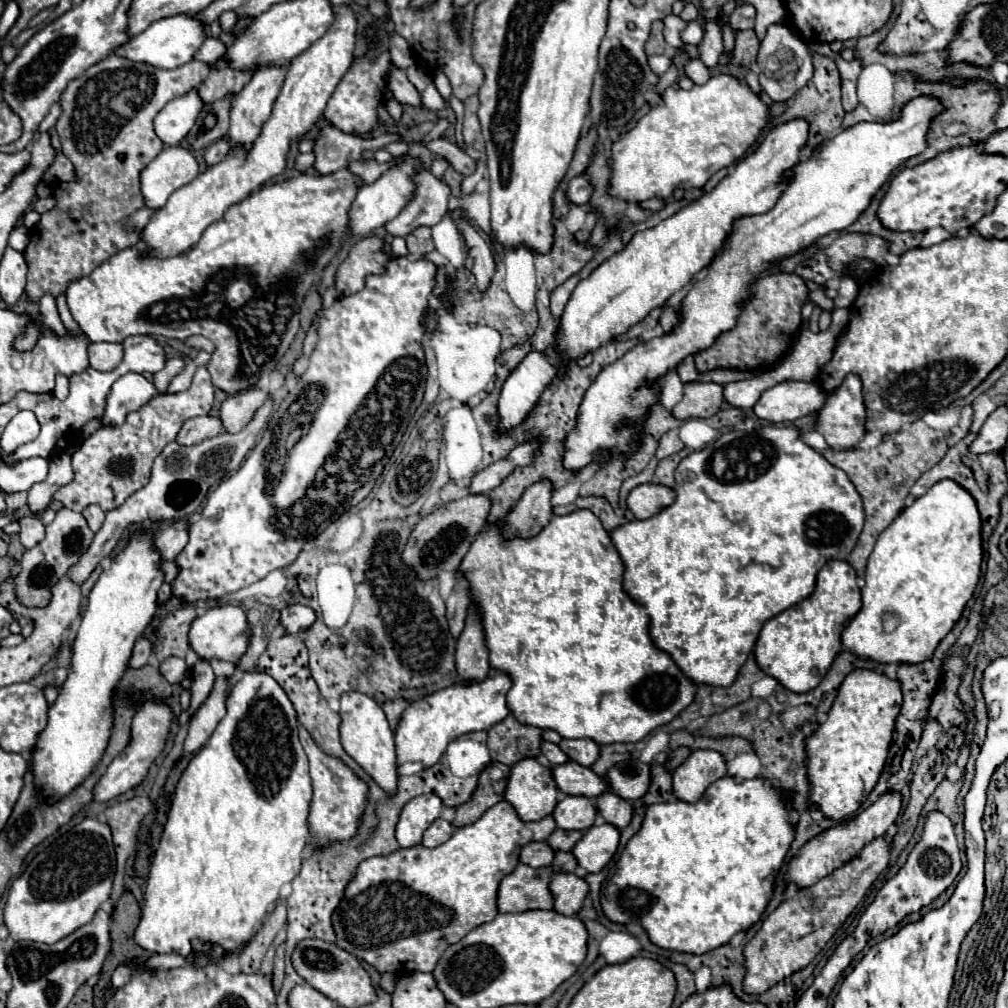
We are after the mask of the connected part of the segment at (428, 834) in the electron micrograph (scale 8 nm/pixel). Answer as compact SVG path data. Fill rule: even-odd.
M435 819L431 825L429 825L429 829L423 833L423 841L421 841L421 845L423 847L437 847L437 845L441 845L441 843L445 843L449 837L451 837L451 833L453 833L453 825L449 823L449 821L445 821L445 819Z

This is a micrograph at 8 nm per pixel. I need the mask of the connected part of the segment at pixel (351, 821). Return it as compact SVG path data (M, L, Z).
M299 729L301 745L309 757L309 773L313 779L313 799L309 807L307 827L309 827L309 847L311 851L325 849L333 843L347 841L357 835L361 819L365 815L365 805L369 797L369 785L363 781L351 767L347 767L339 757L323 753L317 743L311 739L307 729Z

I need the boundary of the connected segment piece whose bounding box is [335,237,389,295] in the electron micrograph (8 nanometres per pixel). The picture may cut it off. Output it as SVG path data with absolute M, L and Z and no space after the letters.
M379 237L361 239L353 245L349 257L341 263L335 277L339 295L351 295L363 289L365 277L371 273L383 273L389 257L383 253L383 241Z

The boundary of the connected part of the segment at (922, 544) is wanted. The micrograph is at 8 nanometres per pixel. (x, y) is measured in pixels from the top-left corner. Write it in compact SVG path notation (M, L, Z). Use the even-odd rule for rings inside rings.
M939 481L937 485L933 485L923 497L915 499L911 507L907 507L905 511L901 511L901 515L893 521L893 525L889 525L881 537L875 543L875 549L869 557L867 563L867 571L865 571L865 587L861 589L861 609L859 613L851 619L851 623L843 629L841 633L841 643L845 649L853 651L857 657L861 659L873 659L877 663L907 663L907 665L917 665L921 661L927 661L933 655L933 649L939 645L939 641L953 629L953 625L957 623L957 619L961 617L967 601L971 599L979 575L981 575L981 561L983 561L983 547L981 547L981 517L977 513L977 505L973 501L973 497L969 497L969 493L965 493L965 489L961 489L961 485L957 485L955 481Z

